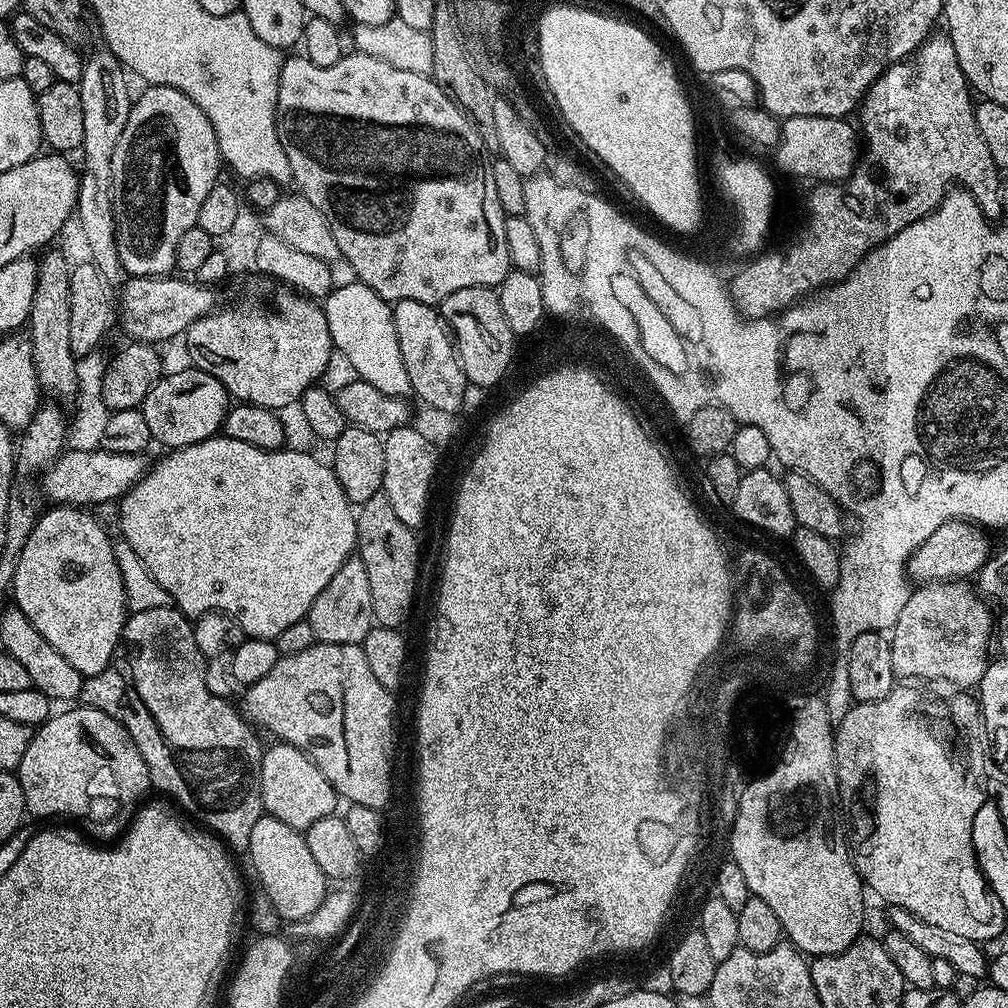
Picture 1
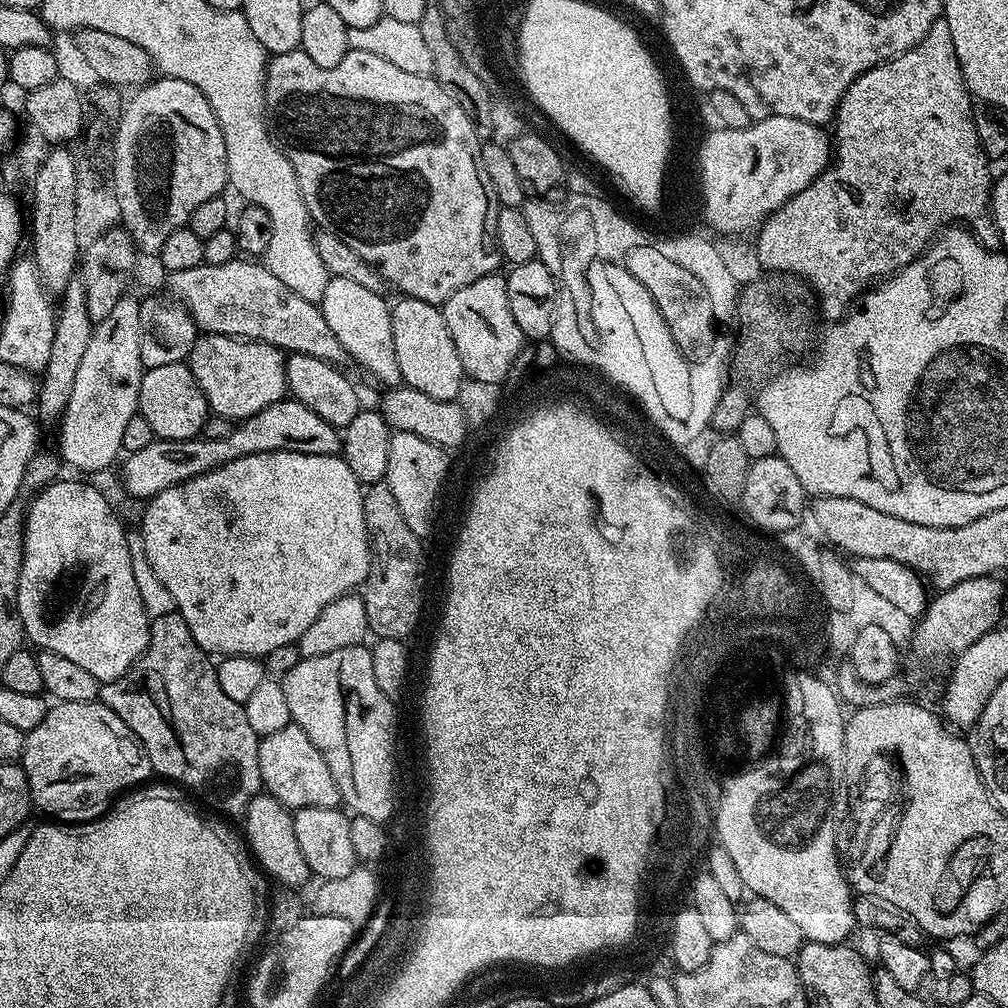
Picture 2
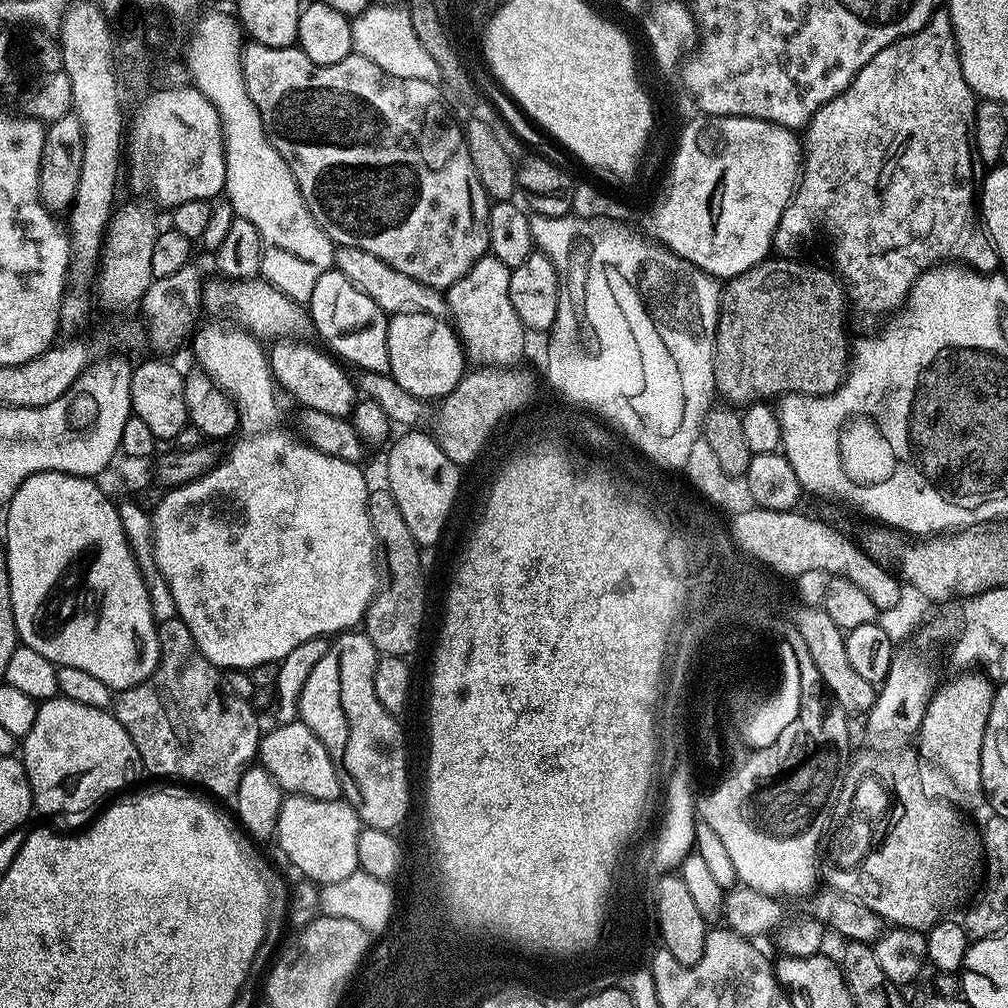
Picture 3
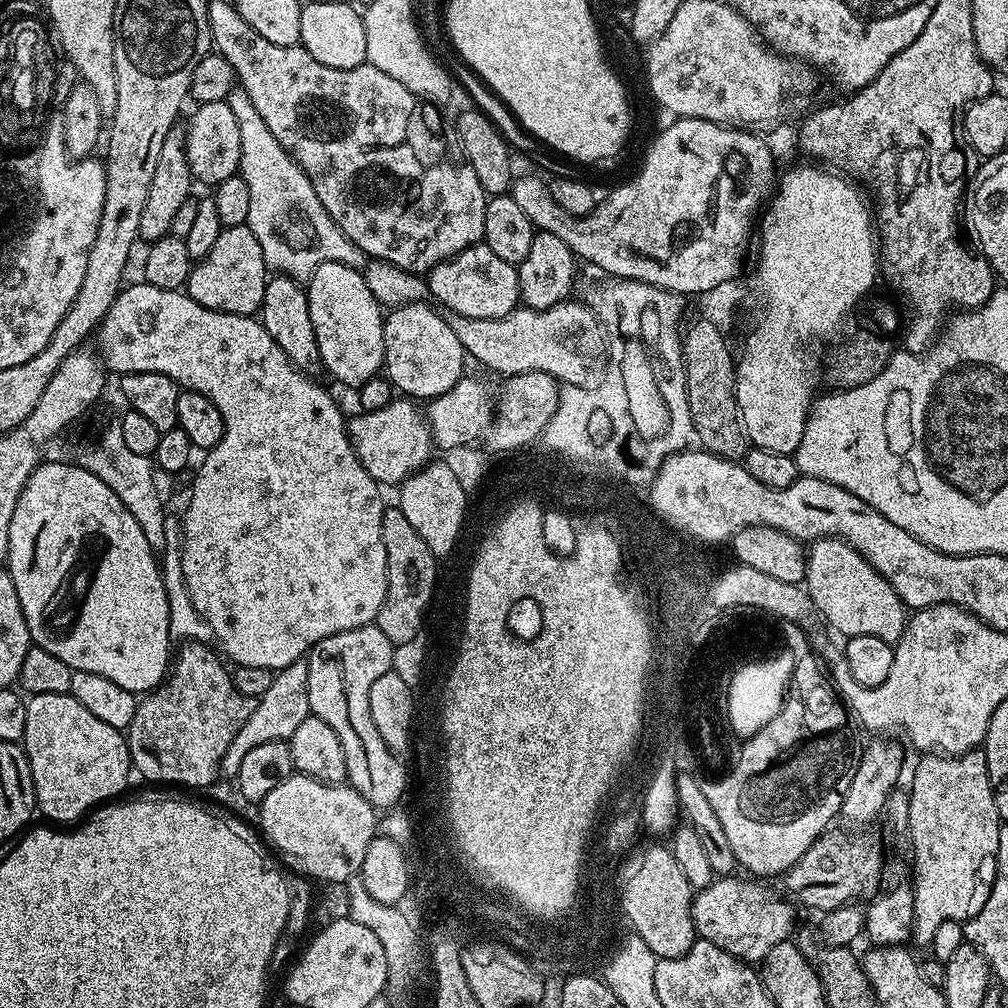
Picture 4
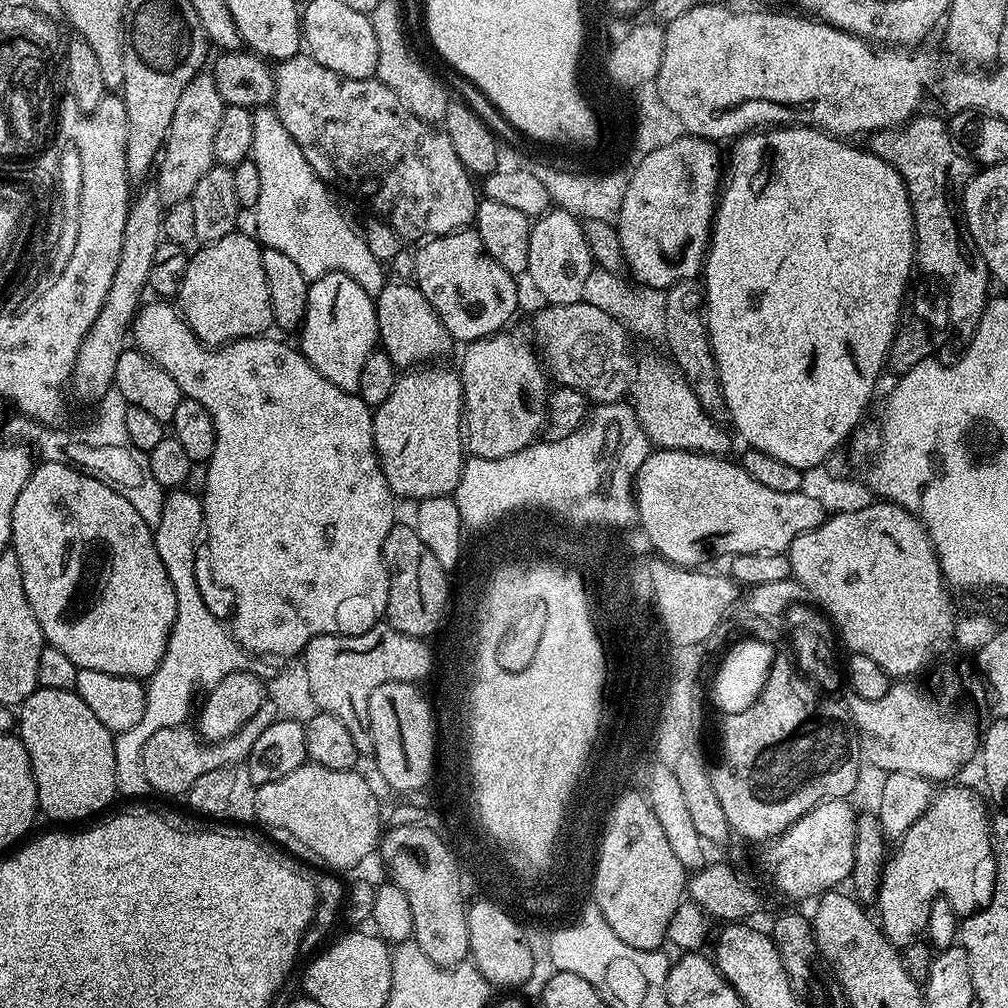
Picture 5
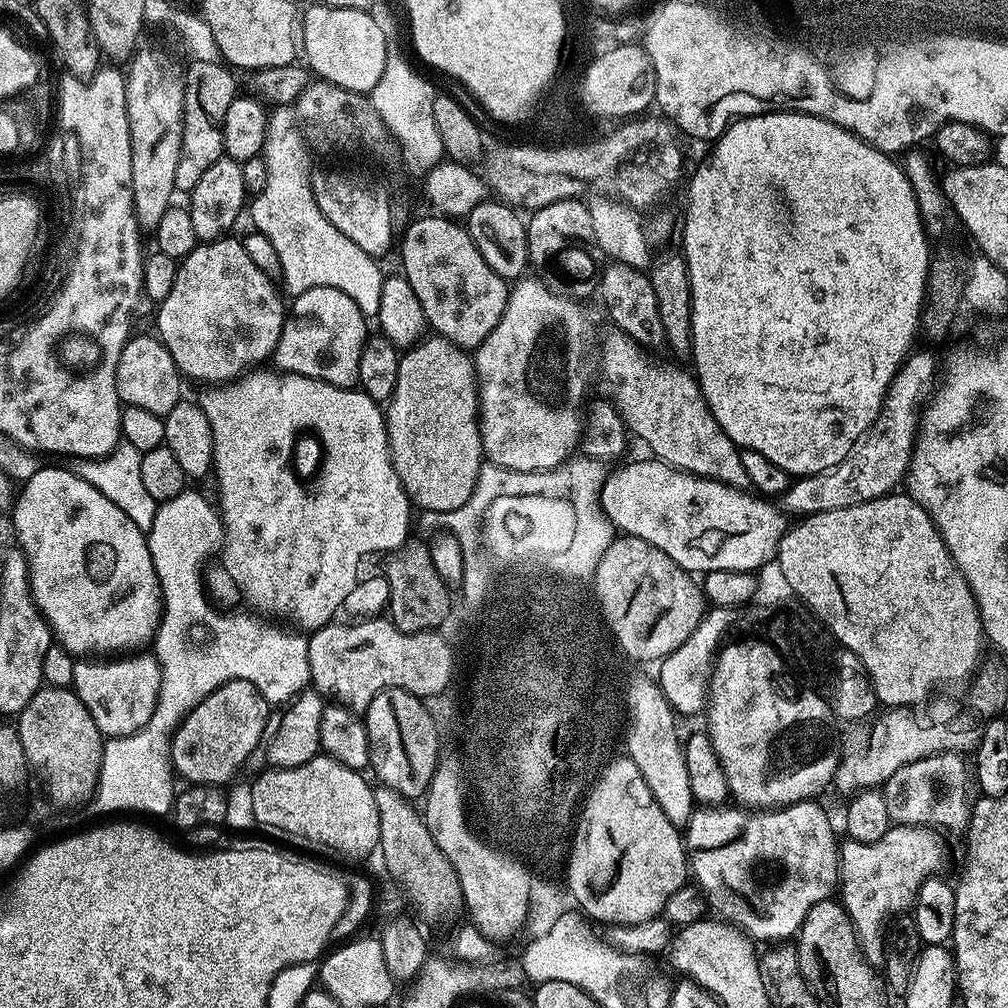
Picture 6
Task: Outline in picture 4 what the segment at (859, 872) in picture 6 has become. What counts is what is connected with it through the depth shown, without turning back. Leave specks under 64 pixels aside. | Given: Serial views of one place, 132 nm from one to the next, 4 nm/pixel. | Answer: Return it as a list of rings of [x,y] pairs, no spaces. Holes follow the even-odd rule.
[[[983,751],[963,752],[961,756],[924,754],[919,759],[912,772],[912,784],[916,787],[916,792],[908,792],[906,836],[907,839],[912,839],[913,856],[912,864],[910,862],[914,900],[911,939],[928,946],[942,922],[969,920],[978,914],[978,910],[982,910],[982,906],[986,906],[986,898],[990,898],[990,890],[996,877],[996,851],[1002,821],[998,806],[994,806],[994,794]]]

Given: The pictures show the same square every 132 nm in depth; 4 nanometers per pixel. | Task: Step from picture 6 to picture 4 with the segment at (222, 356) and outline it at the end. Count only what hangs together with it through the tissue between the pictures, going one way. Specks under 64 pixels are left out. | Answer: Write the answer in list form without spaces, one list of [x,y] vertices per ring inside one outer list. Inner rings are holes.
[[[239,224],[229,228],[224,227],[218,234],[214,246],[210,246],[210,250],[202,259],[193,263],[186,291],[190,298],[194,298],[194,302],[210,310],[250,316],[260,311],[269,275],[270,269],[264,263],[262,246],[258,246],[254,230],[250,230],[247,224]]]

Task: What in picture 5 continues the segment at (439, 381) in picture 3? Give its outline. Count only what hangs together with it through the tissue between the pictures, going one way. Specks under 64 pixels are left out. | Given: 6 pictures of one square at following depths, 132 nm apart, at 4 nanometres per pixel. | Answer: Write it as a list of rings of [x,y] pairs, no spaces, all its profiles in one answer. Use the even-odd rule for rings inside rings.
[[[385,283],[384,289],[374,297],[376,302],[376,335],[379,347],[386,353],[397,369],[411,370],[427,365],[454,344],[452,335],[442,326],[438,314],[426,302],[415,283]]]

